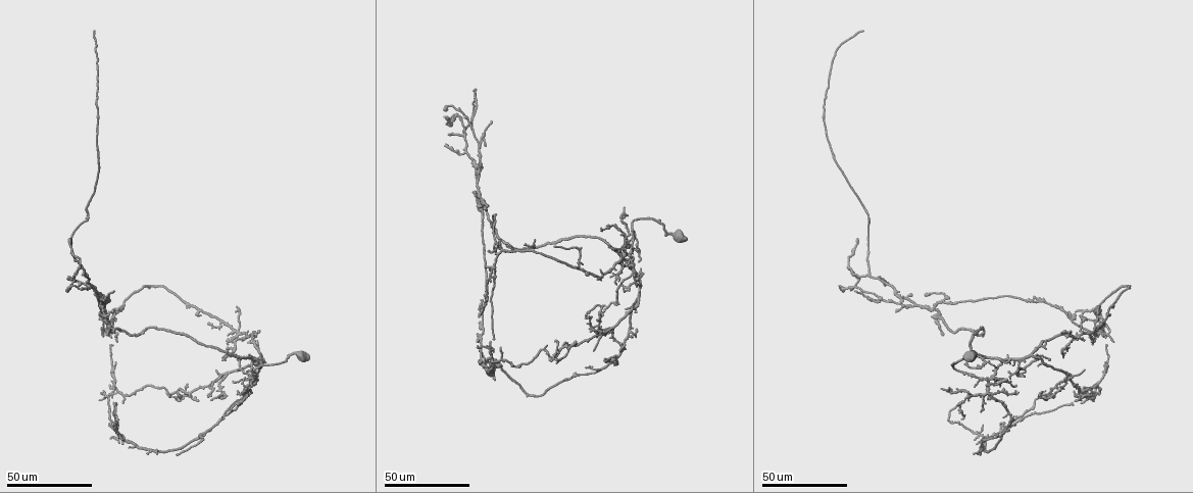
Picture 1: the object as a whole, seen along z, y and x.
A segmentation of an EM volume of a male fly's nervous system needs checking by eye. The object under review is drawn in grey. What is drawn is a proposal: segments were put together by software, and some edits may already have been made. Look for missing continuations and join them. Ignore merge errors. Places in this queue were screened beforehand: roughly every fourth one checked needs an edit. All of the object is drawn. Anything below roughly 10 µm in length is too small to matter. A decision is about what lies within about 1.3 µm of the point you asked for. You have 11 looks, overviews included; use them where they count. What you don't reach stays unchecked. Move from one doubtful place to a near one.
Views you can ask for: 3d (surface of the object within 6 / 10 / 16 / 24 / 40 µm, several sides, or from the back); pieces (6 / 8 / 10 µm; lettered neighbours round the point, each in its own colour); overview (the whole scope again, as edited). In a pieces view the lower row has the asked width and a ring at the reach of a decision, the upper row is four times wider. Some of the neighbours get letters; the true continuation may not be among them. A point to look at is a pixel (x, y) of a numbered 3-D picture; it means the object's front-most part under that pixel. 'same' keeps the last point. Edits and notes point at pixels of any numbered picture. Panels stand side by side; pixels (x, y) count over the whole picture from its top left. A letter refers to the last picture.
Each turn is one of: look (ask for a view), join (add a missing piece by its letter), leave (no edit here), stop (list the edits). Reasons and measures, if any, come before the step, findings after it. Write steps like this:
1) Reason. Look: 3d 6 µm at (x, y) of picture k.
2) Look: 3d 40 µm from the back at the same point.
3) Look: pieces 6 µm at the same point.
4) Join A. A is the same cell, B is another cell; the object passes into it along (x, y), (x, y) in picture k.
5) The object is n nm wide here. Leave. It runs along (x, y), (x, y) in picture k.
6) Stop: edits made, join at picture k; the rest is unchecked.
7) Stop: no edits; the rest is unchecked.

Look: 3d 24 µm at (1052, 397) of picture 1.

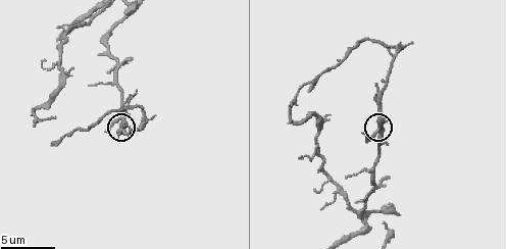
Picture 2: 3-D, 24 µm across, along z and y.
See the neighbours. Look: pieces 10 µm at (108, 128) of picture 2.

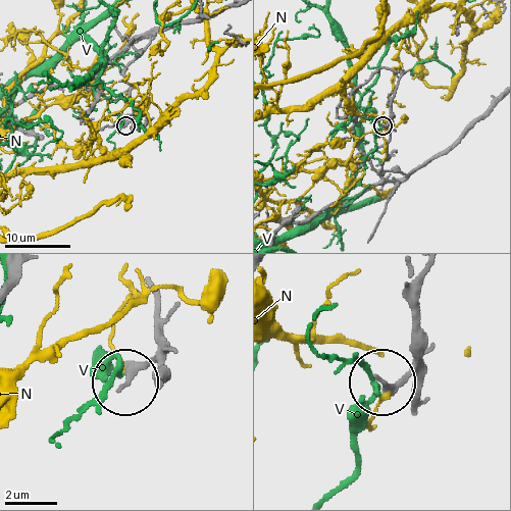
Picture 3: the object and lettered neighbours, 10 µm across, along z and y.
Leave. N and V are other cells; none of them fits.

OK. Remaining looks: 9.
Tapers out. Look: 3d 40 µm at (592, 349) of picture 1.

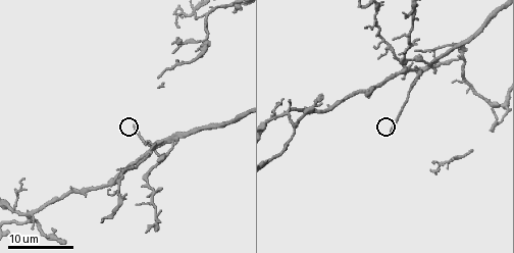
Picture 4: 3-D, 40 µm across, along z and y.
Look: pieces 10 µm at (390, 131) of picture 4.

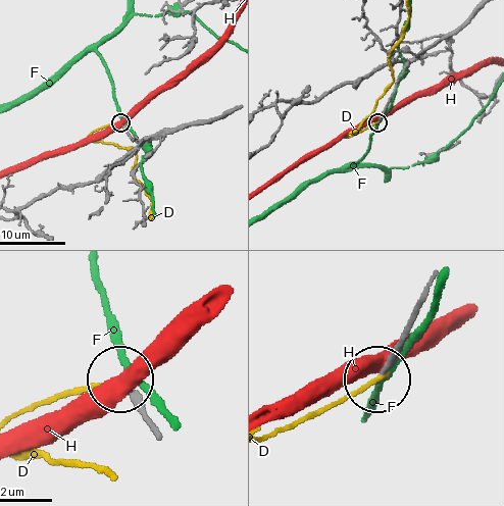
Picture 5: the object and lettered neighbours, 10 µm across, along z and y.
Leave. D, F and H are other cells; it runs along (420, 308), (379, 378) in picture 5; no lettered piece goes on from it.

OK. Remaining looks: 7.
An open end. Look: 3d 16 µm at (320, 96) of picture 4.

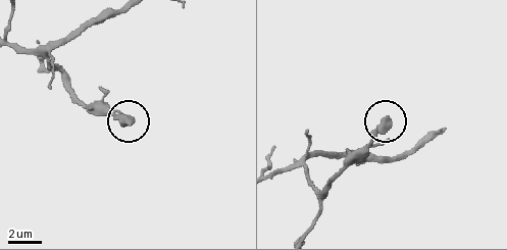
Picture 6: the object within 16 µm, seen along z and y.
What lies round it. Look: pieces 8 µm at (385, 119) of picture 6.

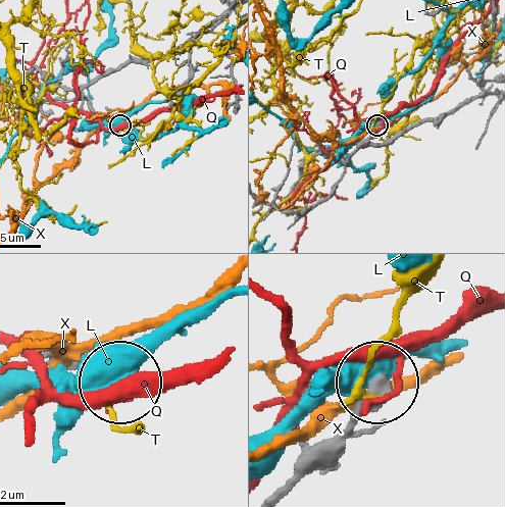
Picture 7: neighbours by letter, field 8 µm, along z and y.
Leave. L, Q, T and X are other cells; it runs along (280, 487), (375, 383) in picture 7; none of them fits.

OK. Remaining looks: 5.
An open end. Look: 3d 40 µm at (901, 304) of picture 1.

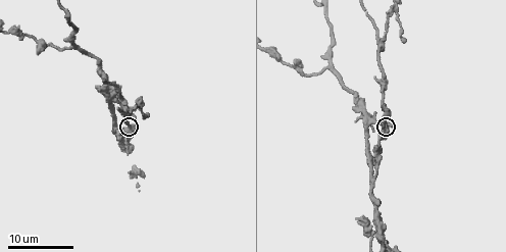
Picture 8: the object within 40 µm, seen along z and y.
Look: pieces 8 µm at (392, 126) of picture 8.

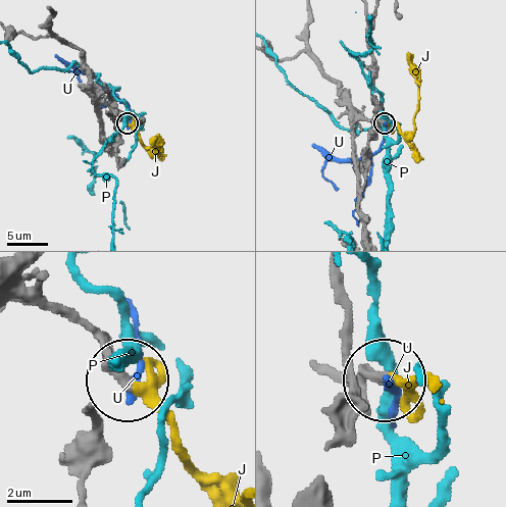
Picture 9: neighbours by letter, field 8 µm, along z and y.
Join J. J is the same cell, P and U are other cells; the object passes into it along (337, 369), (429, 386) in picture 9; the neuron continues.

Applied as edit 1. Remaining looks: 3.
An open end. Look: 3d 24 µm at (128, 153) of picture 8.

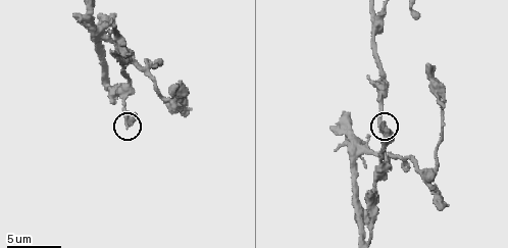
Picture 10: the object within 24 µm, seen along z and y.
See the neighbours. Look: pieces 6 µm at (127, 127) of picture 10.

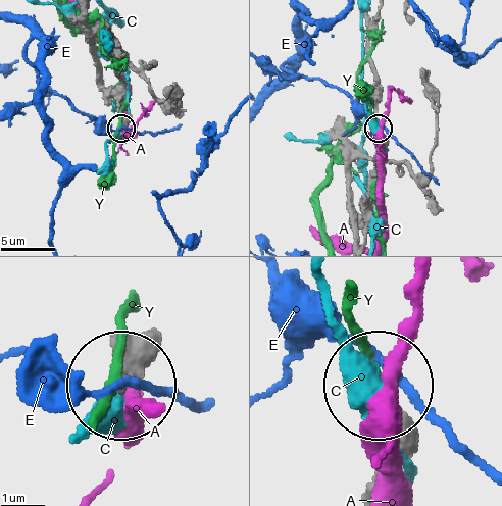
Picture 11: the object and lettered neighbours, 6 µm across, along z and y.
Leave. A, C, E and Y are other cells; no lettered piece goes on from it.

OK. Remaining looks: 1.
Stop: edits made, join at picture 9; the rest is unchecked.

